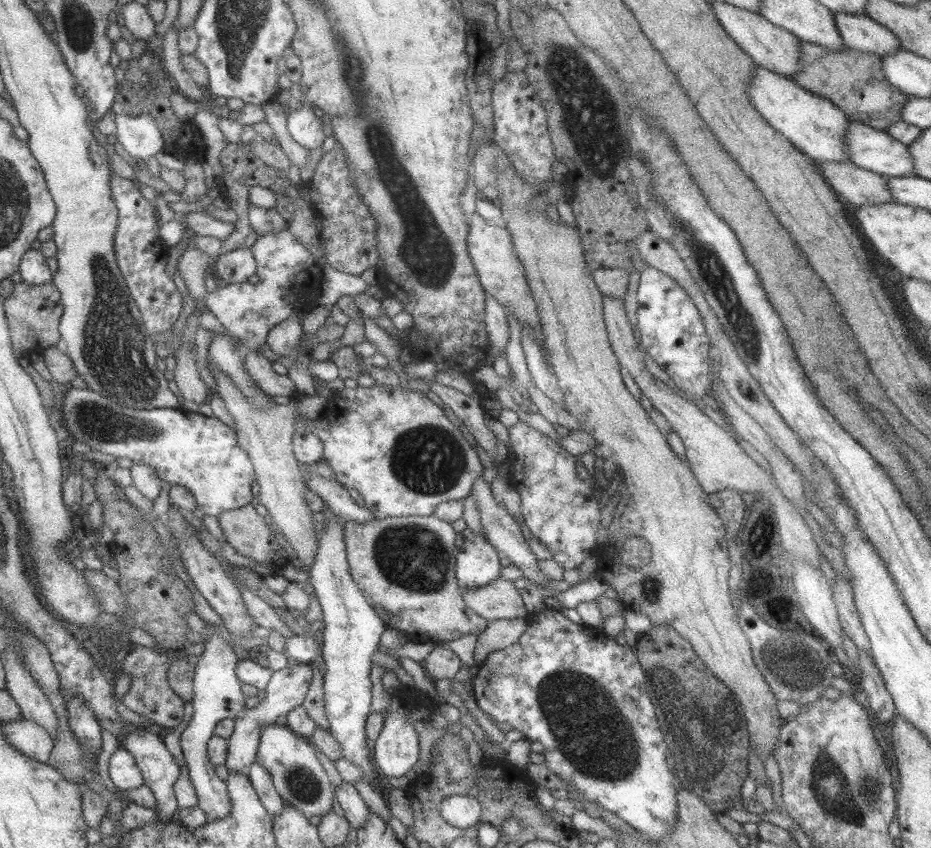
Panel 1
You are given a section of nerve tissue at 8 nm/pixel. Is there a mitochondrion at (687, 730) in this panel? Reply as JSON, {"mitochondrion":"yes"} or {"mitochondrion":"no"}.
{"mitochondrion":"yes"}

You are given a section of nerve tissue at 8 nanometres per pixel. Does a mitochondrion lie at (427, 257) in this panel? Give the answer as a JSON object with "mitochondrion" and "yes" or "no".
{"mitochondrion":"yes"}

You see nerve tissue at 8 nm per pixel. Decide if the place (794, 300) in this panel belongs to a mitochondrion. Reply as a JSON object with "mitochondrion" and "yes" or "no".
{"mitochondrion":"no"}

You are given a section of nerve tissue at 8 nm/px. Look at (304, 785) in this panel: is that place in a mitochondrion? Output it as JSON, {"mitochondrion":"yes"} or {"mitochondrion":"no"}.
{"mitochondrion":"yes"}

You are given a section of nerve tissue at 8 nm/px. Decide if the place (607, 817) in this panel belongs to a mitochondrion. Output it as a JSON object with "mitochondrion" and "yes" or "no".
{"mitochondrion":"no"}

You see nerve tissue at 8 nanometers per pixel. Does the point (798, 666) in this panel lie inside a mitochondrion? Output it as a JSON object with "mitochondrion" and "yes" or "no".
{"mitochondrion":"yes"}

